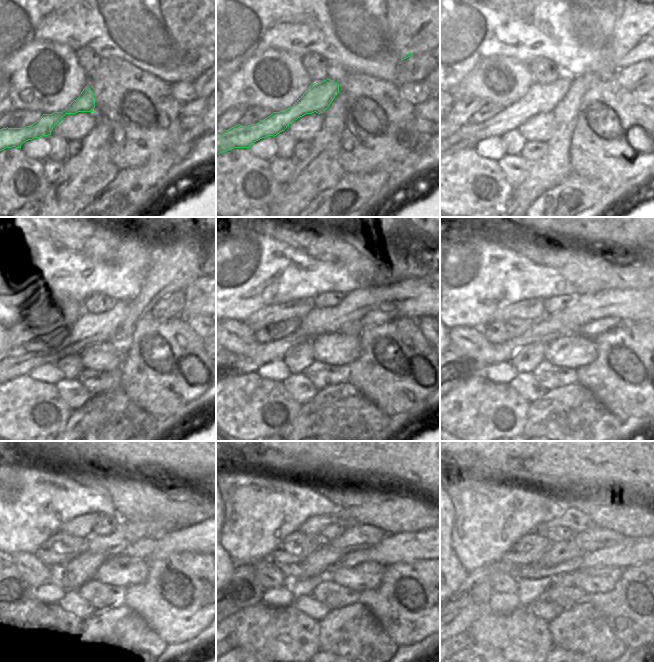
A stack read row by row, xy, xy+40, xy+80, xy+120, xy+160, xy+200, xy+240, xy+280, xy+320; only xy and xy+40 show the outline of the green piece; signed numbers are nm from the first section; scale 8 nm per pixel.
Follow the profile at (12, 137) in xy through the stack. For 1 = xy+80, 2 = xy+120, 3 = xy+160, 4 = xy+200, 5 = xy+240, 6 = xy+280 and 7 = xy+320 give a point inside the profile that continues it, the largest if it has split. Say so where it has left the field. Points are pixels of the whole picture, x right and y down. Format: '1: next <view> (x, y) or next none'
1: next xy+80 (541, 98)
2: next xy+120 (88, 324)
3: next xy+160 (413, 297)
4: next xy+200 (583, 308)
5: next xy+240 (130, 532)
6: next xy+280 (351, 539)
7: next xy+320 (580, 538)

